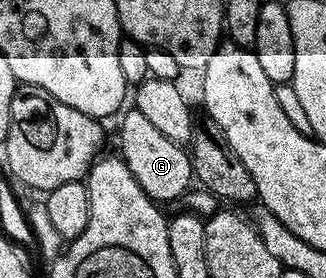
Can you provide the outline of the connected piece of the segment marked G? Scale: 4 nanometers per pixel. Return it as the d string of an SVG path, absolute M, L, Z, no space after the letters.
M132 107L129 108L129 113L126 113L119 118L121 121L118 153L124 158L126 167L130 167L130 175L134 175L138 187L142 187L142 191L146 191L146 195L150 195L152 201L157 203L179 202L194 185L192 158L189 150L185 146L174 143L174 139L166 139L162 131L156 130L142 116L142 111Z

